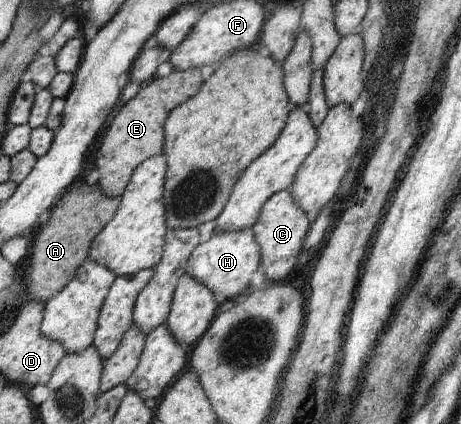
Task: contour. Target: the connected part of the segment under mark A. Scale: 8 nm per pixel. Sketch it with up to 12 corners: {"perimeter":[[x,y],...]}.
{"perimeter":[[76,183],[33,239],[24,277],[46,304],[76,277],[121,197]]}

